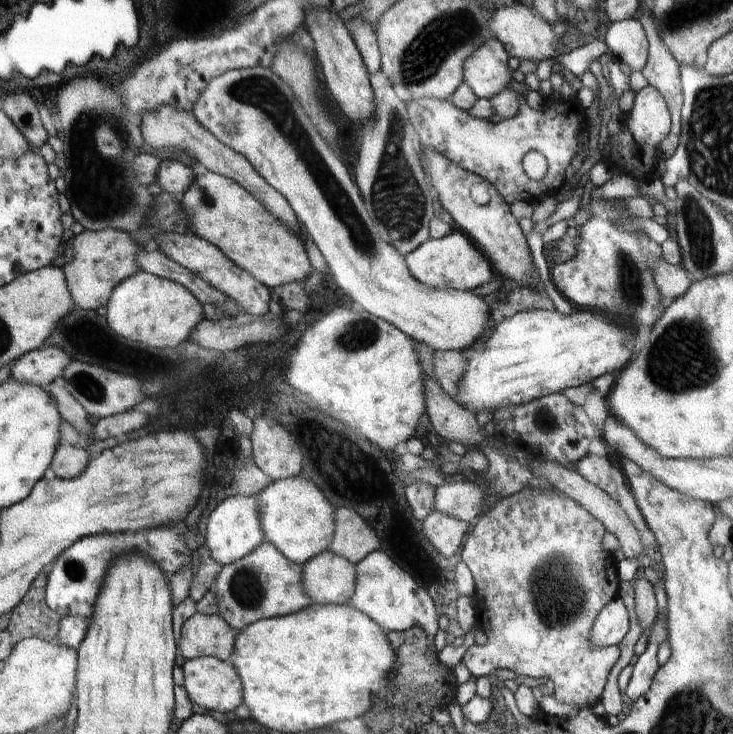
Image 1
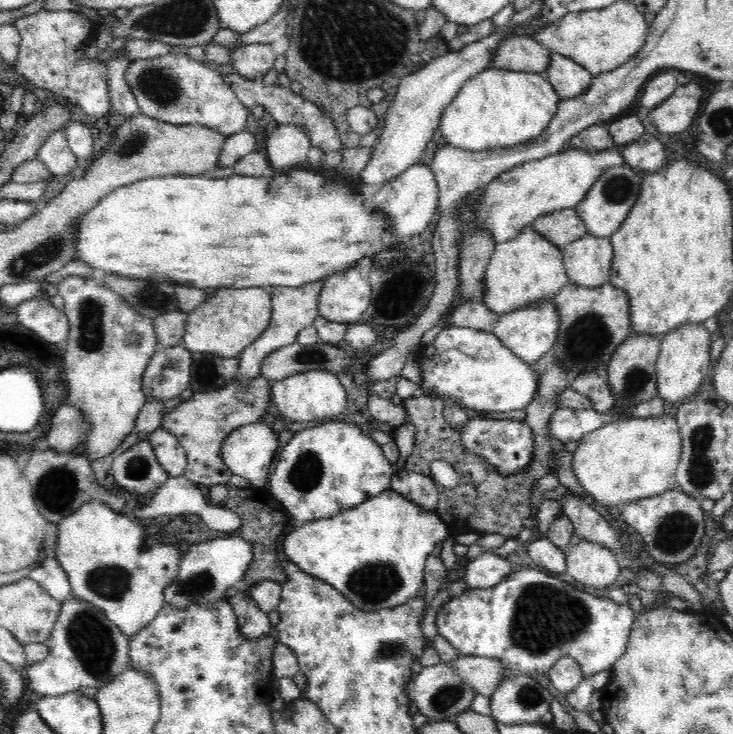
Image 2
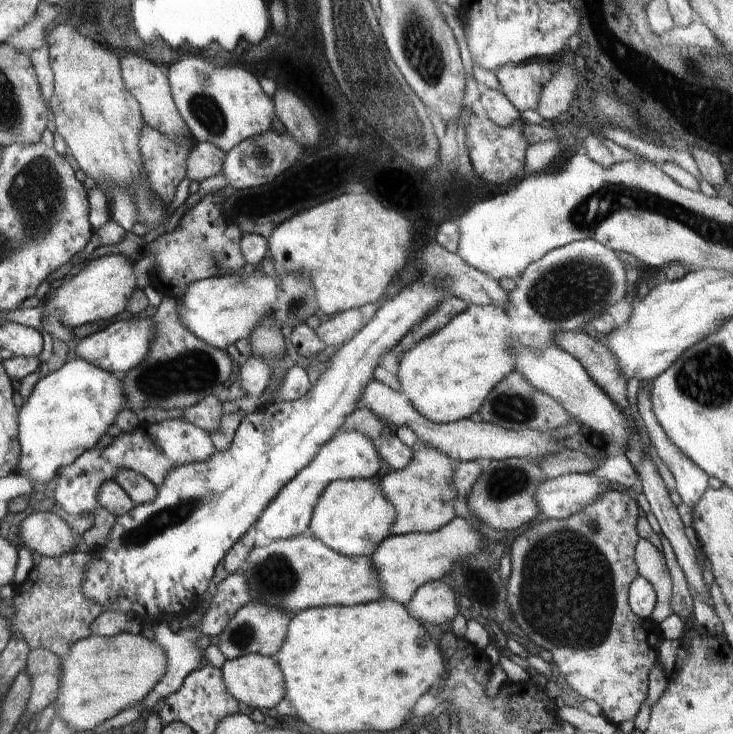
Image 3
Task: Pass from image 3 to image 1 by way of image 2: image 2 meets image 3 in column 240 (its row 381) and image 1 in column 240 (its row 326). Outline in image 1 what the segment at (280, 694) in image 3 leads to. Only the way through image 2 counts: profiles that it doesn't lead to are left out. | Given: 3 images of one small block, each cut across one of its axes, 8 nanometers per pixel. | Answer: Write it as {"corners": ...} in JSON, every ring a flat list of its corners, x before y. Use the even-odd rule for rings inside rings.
{"corners":[[205,656,181,662,184,670,184,690,194,704,202,706,204,710,218,710,232,716,232,712,243,702,243,686,235,669,229,661,223,661,216,657]]}

